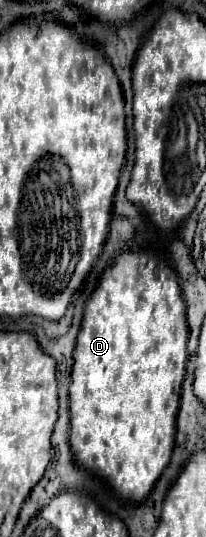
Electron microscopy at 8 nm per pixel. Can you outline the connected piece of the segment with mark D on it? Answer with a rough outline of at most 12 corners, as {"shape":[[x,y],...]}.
{"shape":[[124,252],[86,302],[70,448],[144,504],[188,364],[166,260]]}

